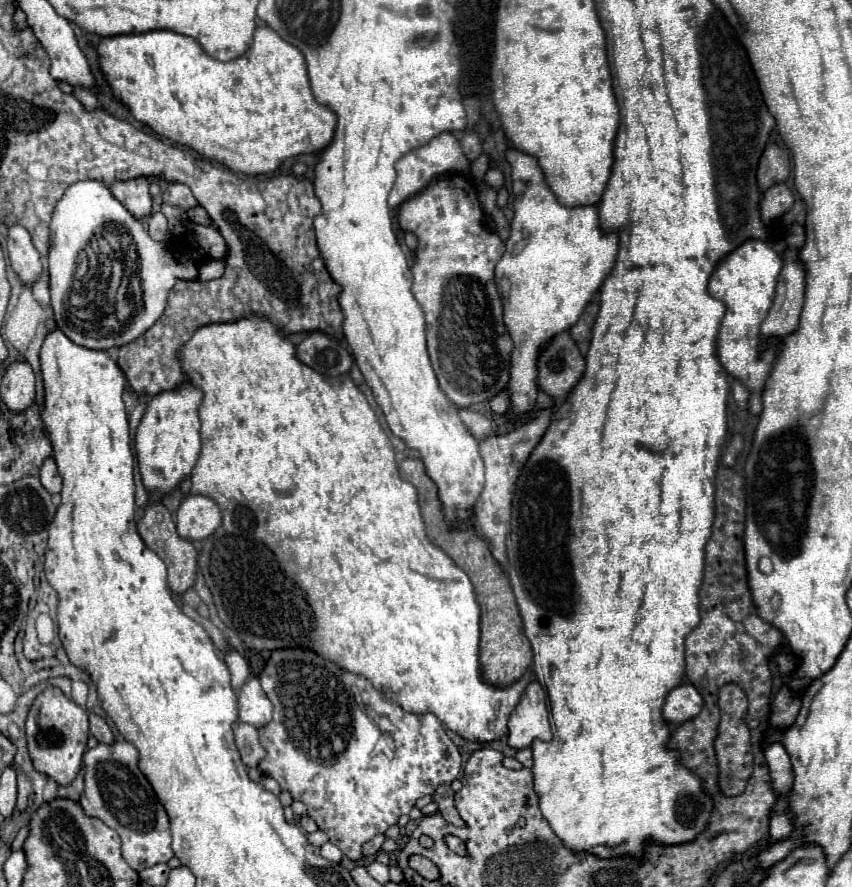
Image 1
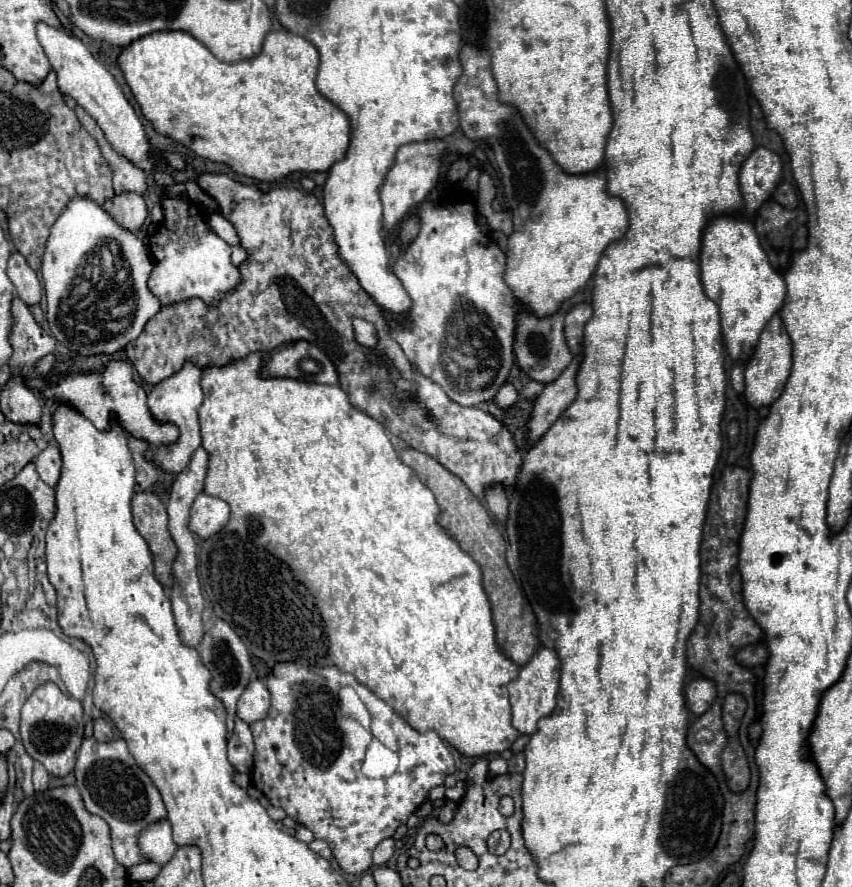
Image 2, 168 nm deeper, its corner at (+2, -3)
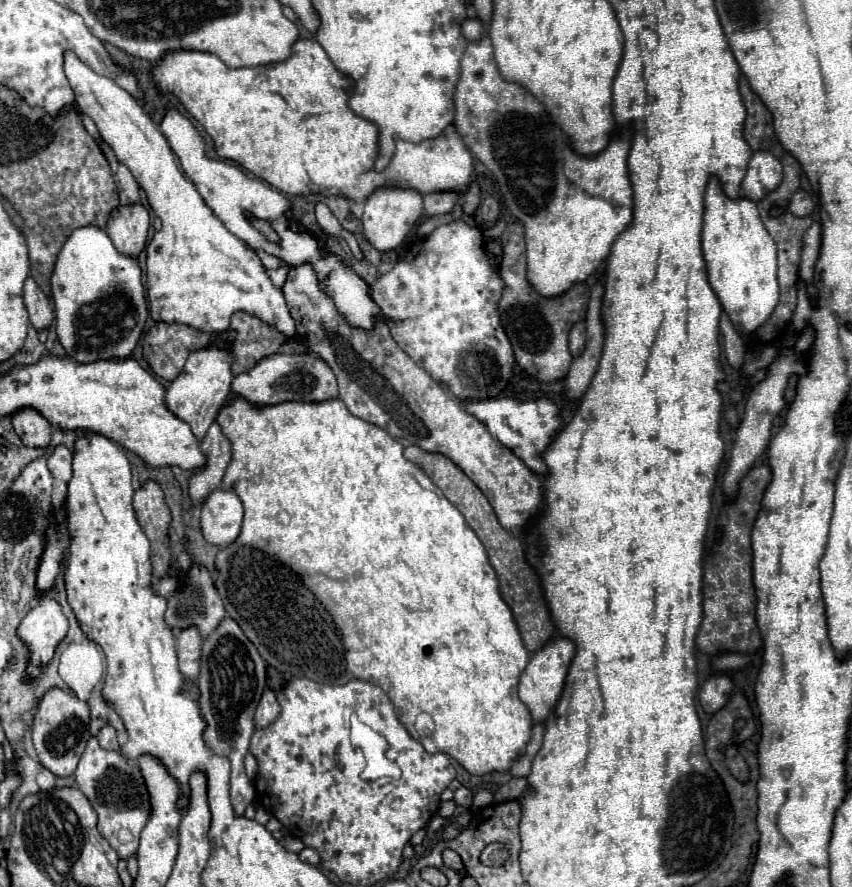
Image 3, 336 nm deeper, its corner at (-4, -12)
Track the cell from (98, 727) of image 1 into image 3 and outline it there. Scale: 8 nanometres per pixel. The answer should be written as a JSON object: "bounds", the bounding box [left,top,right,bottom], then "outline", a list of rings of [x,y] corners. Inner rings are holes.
{"bounds":[96,724,120,750],"outline":[[[104,724],[96,738],[98,738],[98,742],[104,750],[118,750],[120,748],[118,742],[116,742],[116,730],[110,724]]]}

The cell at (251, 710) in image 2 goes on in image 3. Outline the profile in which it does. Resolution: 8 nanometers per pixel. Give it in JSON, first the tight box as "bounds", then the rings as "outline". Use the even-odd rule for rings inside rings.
{"bounds":[254,688,280,728],"outline":[[[266,688],[264,694],[262,694],[262,700],[260,700],[258,708],[256,708],[256,716],[254,716],[256,728],[270,726],[278,718],[278,714],[280,714],[280,704],[276,700],[276,694],[274,694],[274,690]]]}

